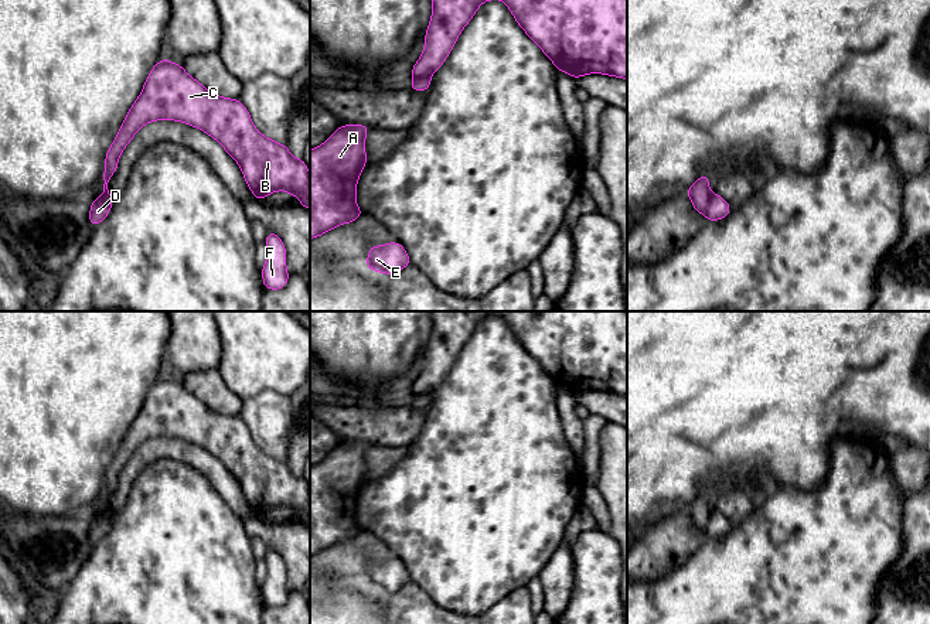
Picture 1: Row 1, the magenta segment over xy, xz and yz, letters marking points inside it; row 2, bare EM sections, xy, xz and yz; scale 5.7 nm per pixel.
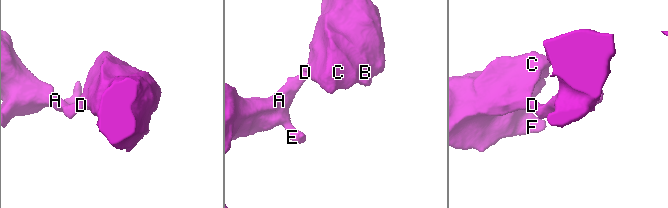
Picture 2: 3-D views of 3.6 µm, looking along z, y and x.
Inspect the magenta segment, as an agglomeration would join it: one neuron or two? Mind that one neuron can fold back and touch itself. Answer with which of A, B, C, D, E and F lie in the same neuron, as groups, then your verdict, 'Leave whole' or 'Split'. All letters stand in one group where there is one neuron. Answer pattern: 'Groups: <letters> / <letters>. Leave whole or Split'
Groups: A D E / B C F. Split

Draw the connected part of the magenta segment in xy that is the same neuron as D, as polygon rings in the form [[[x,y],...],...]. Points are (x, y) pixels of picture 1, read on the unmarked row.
[[[102,514],[92,518],[89,528],[89,541],[92,545],[95,545],[108,533],[108,531],[112,526],[112,521],[113,521],[112,514]]]

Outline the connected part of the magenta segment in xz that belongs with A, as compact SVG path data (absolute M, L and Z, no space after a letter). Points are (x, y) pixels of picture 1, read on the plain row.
M343 441L321 463L310 467L310 556L364 532L355 508L367 483L365 451L369 447L367 441Z

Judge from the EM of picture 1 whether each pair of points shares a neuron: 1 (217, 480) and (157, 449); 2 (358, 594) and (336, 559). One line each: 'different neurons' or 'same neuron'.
1: same neuron
2: different neurons

